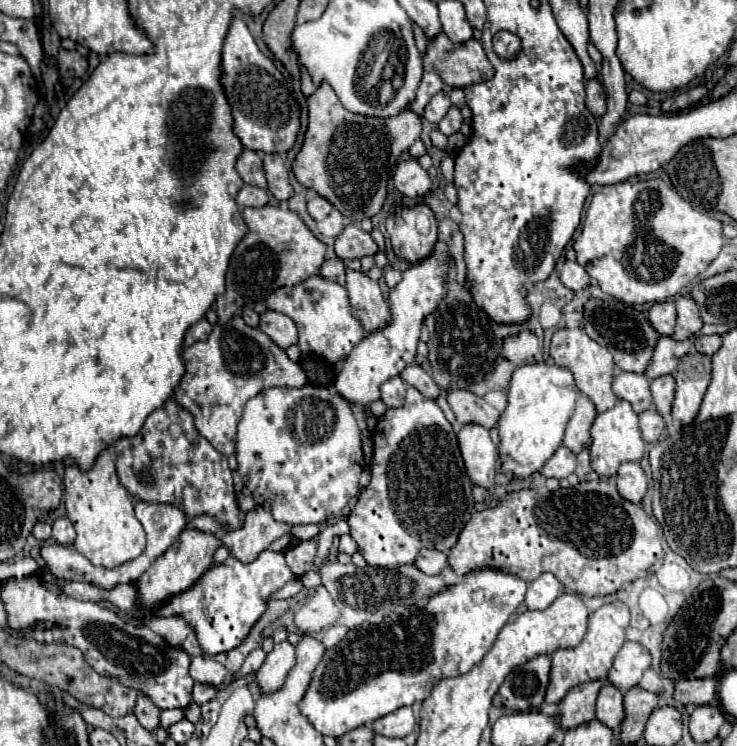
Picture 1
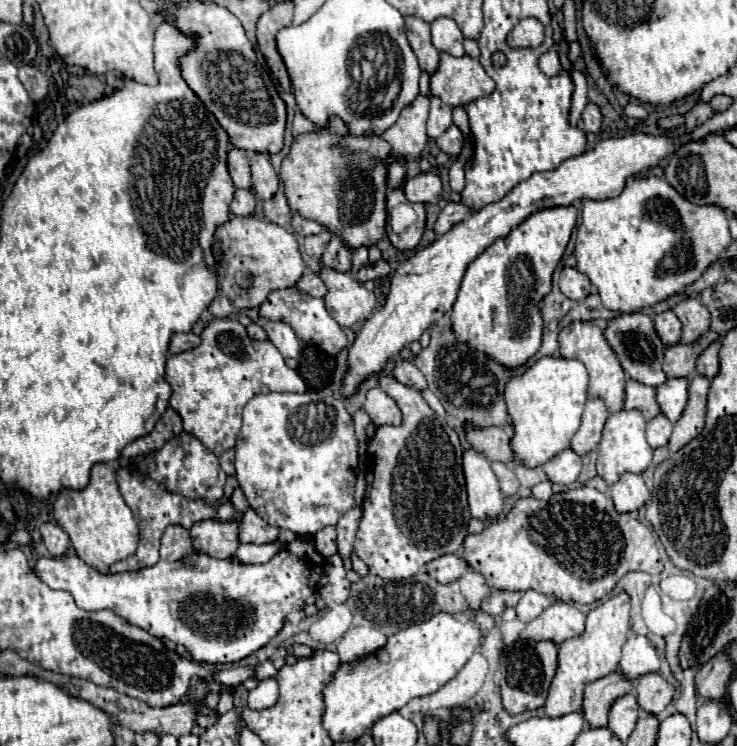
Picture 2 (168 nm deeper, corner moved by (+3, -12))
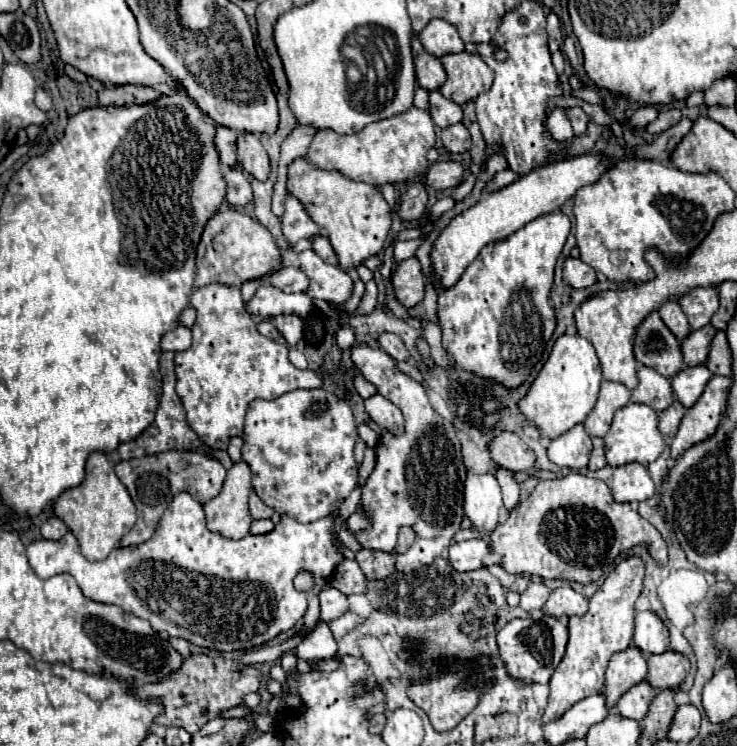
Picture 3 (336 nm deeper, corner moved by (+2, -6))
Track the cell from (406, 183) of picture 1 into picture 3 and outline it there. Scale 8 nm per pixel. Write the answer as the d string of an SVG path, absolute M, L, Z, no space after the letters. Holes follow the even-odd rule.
M443 160L429 166L427 184L435 190L447 190L459 186L463 182L463 176L465 176L465 168L459 162Z

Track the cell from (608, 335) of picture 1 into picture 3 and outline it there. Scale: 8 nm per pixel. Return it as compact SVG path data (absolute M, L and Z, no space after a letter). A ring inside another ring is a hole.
M653 312L639 326L635 336L635 358L659 370L659 374L673 378L683 368L681 344L675 334L663 324L659 312Z

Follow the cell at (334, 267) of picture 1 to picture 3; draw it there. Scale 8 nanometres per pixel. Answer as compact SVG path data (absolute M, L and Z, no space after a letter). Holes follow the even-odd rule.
M281 268L269 276L269 282L283 292L305 292L307 276L299 268Z

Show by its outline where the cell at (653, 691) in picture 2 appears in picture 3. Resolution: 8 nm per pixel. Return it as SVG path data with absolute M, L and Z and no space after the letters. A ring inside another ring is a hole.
M667 650L663 654L647 654L647 664L647 680L661 690L677 688L685 680L691 666L683 654L673 650Z

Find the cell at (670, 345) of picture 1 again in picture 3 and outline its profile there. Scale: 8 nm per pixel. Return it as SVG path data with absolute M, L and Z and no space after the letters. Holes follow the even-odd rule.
M711 324L693 330L685 340L683 340L683 358L687 366L697 366L697 364L705 364L707 356L709 356L709 346L711 340L715 336L715 328Z

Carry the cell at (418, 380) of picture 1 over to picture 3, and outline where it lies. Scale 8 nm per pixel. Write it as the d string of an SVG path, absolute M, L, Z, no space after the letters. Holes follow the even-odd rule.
M381 332L379 338L377 338L377 342L395 360L407 360L409 352L407 352L407 348L405 348L405 344L403 344L403 340L399 336L395 336L391 332Z

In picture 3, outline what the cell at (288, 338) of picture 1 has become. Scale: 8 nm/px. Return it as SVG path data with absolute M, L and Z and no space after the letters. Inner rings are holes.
M295 314L277 316L275 318L275 326L283 334L287 344L291 344L291 346L295 346L301 340L301 336L303 336L303 320L299 316L295 316Z

